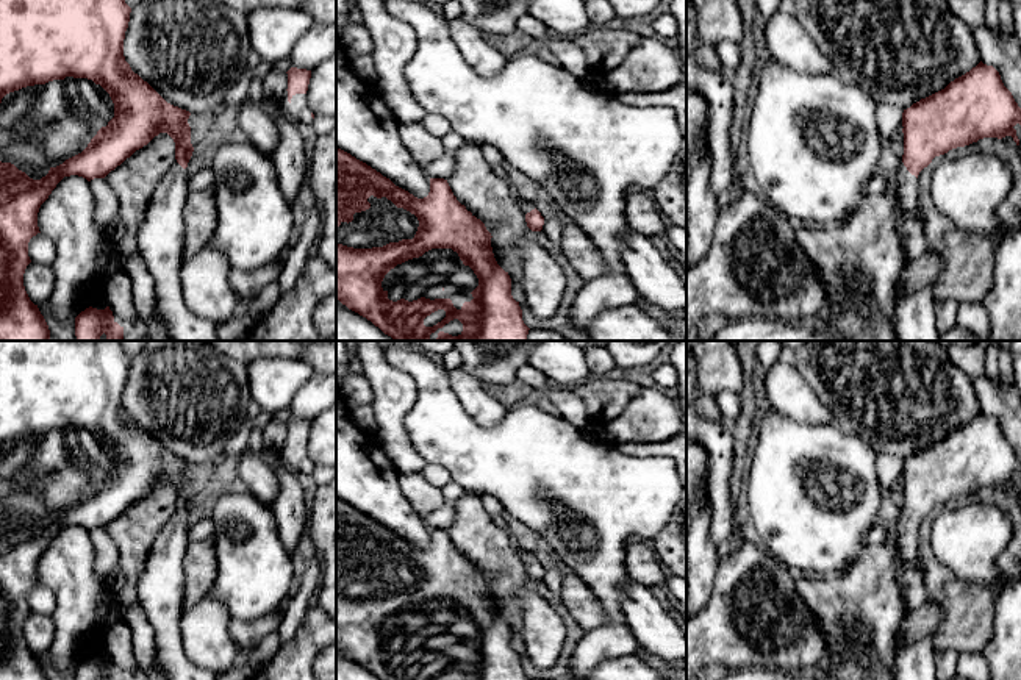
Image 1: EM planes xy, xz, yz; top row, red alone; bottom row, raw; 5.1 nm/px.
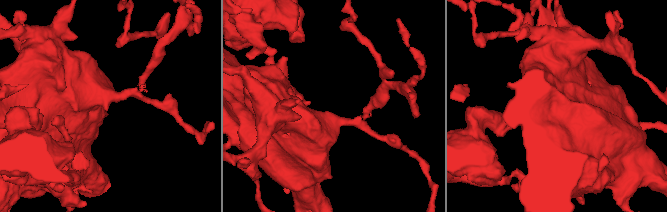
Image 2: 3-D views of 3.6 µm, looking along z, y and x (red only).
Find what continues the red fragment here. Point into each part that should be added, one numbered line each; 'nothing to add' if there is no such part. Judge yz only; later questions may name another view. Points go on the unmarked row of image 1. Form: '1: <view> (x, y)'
1: yz (910, 576)

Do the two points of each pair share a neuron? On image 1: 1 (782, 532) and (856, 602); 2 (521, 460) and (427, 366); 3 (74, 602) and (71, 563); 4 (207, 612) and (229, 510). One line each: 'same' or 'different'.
1: different
2: same
3: same
4: different

